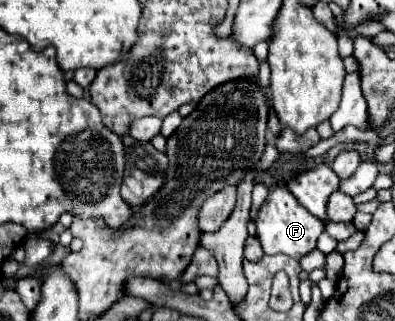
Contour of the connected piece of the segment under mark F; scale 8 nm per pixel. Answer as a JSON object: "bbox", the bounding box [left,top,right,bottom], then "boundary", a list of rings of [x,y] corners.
{"bbox":[255,186,325,260],"boundary":[[[275,186],[269,192],[265,204],[259,210],[255,226],[257,238],[265,254],[287,254],[295,260],[301,260],[305,254],[315,250],[317,238],[325,230],[325,224],[321,224],[321,220],[317,220],[309,210],[305,210],[285,186]]]}

